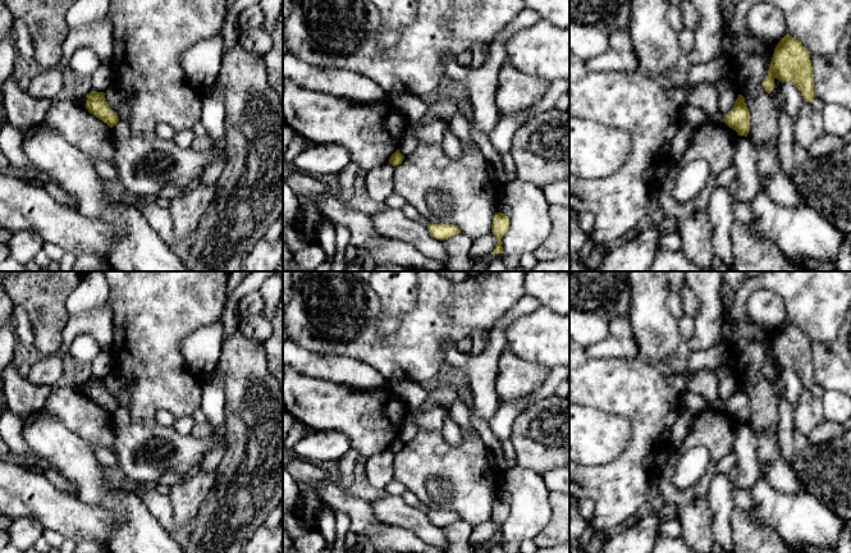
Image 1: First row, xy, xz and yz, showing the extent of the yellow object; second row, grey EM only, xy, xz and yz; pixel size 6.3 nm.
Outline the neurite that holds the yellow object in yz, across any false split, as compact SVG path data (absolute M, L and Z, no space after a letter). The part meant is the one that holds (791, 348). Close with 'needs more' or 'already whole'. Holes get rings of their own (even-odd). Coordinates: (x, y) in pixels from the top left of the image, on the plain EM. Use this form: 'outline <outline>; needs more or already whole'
outline M786 321L774 335L768 364L763 367L765 379L773 378L775 365L793 370L806 389L815 384L810 339L790 321Z; already whole

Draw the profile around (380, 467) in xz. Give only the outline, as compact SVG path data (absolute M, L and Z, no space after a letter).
M388 448L367 457L366 475L372 486L384 489L394 479L394 453Z

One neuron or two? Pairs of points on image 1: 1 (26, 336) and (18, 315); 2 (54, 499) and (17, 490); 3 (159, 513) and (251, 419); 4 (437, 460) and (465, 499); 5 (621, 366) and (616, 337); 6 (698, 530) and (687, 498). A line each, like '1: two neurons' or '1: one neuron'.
1: one neuron
2: one neuron
3: one neuron
4: one neuron
5: two neurons
6: one neuron

